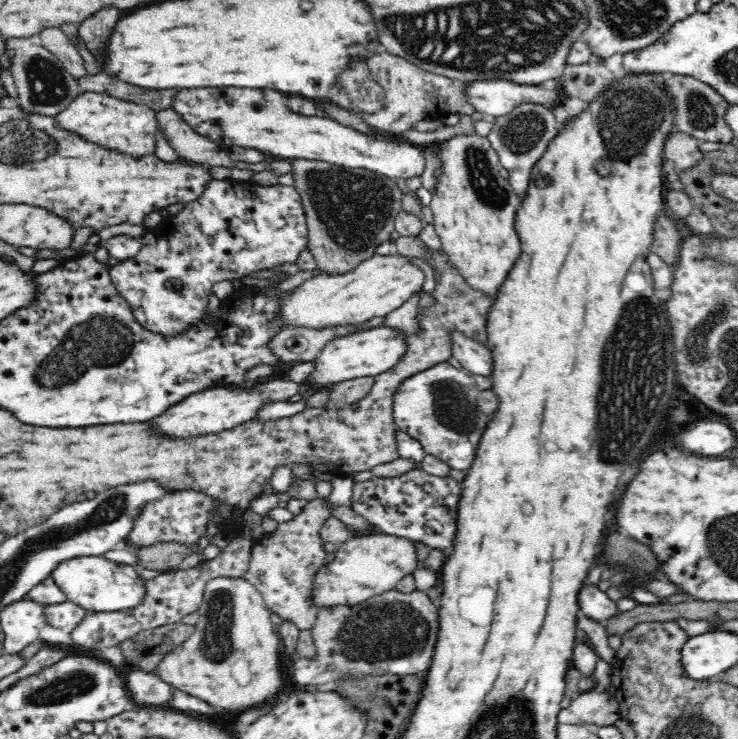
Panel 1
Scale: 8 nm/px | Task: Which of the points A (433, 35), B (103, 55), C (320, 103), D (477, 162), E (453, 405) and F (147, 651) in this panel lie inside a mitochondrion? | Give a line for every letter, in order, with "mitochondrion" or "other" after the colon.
A: mitochondrion
B: other
C: other
D: mitochondrion
E: mitochondrion
F: other

